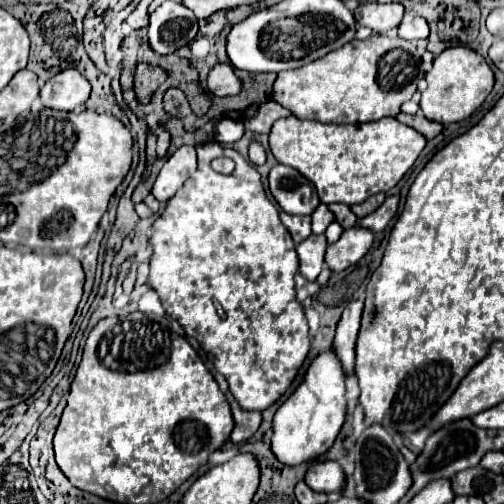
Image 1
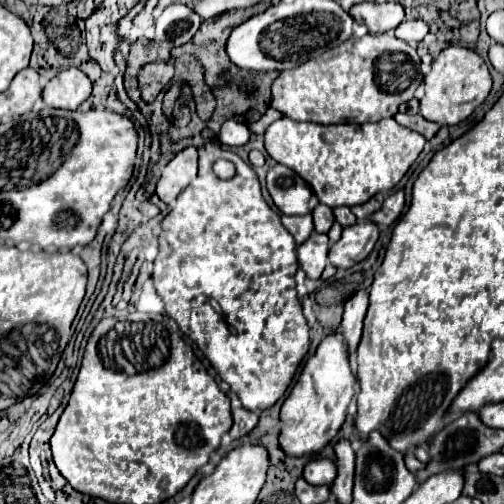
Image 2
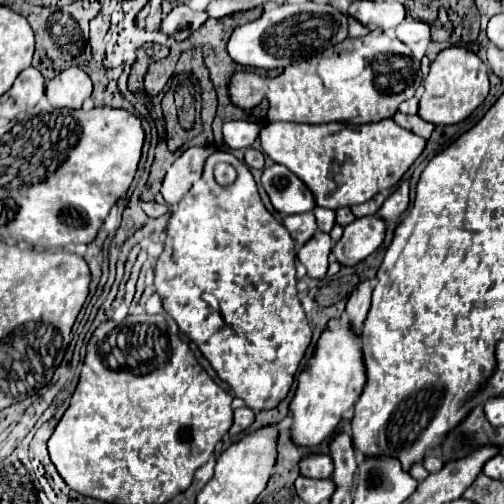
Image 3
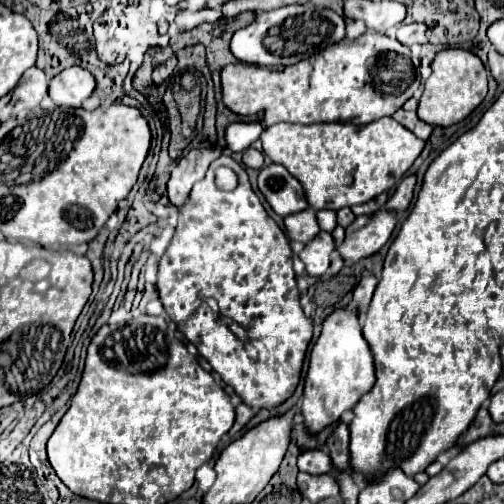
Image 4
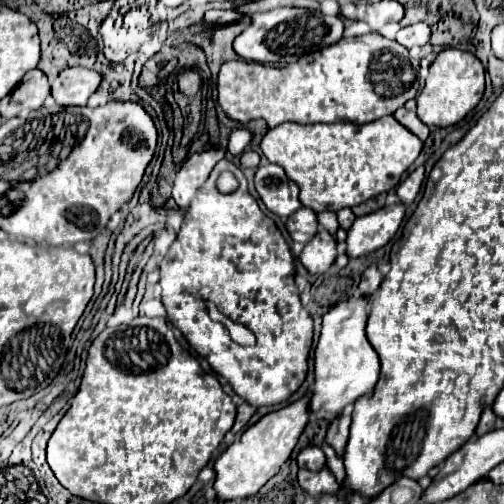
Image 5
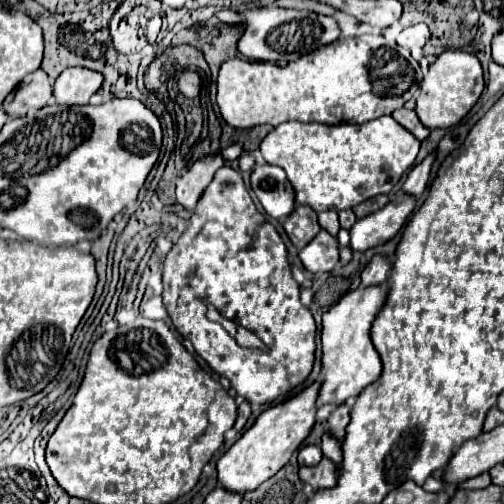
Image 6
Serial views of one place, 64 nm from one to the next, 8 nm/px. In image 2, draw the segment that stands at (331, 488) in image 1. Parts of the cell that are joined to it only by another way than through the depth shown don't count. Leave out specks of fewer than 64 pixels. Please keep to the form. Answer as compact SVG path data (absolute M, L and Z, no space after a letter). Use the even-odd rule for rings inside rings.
M322 458L322 460L310 460L306 466L304 466L304 480L308 480L308 484L330 484L334 482L336 478L336 462L334 460L328 460L328 458Z

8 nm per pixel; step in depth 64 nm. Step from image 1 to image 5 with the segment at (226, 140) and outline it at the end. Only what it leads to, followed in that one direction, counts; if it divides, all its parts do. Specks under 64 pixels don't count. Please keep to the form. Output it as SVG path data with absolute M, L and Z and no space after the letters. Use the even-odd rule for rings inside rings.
M234 128L230 132L230 138L228 138L228 152L238 156L238 154L242 154L250 146L250 142L252 142L252 132L250 130Z

